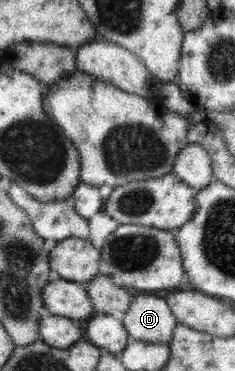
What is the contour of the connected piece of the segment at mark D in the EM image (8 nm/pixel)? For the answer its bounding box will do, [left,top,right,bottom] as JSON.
[122,295,179,344]

